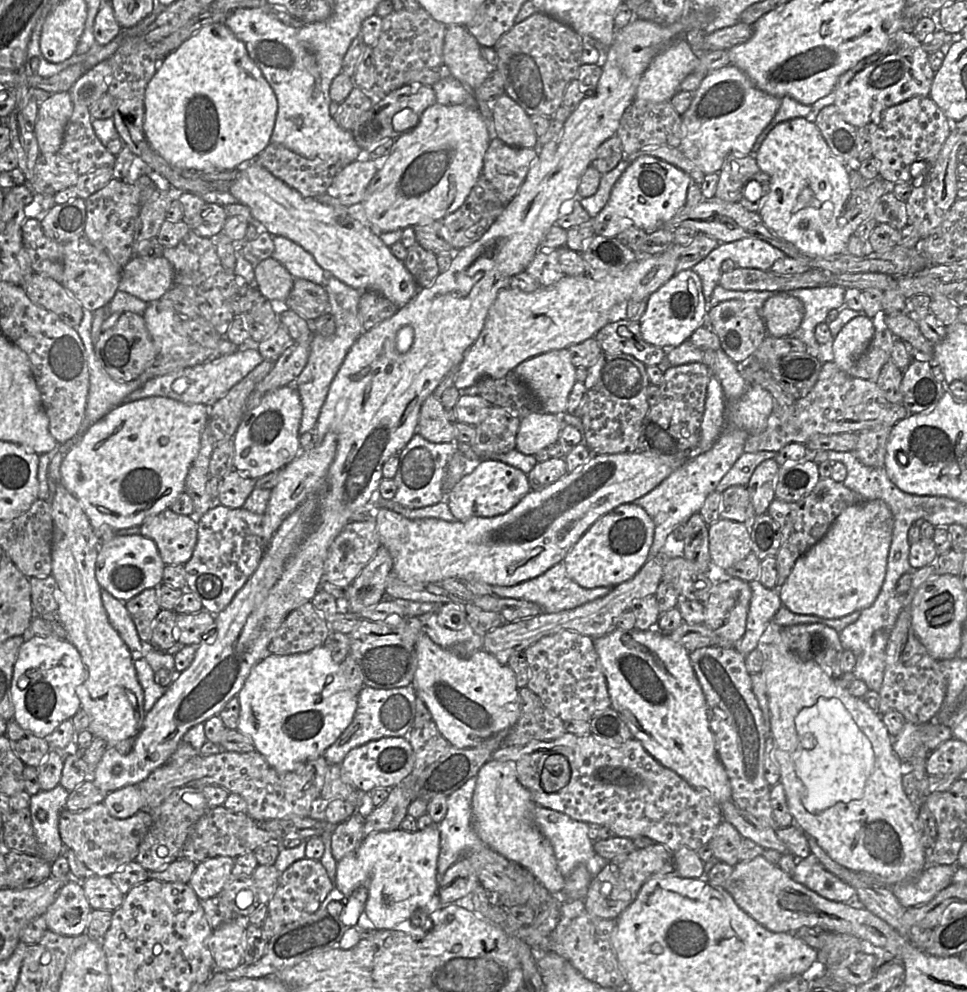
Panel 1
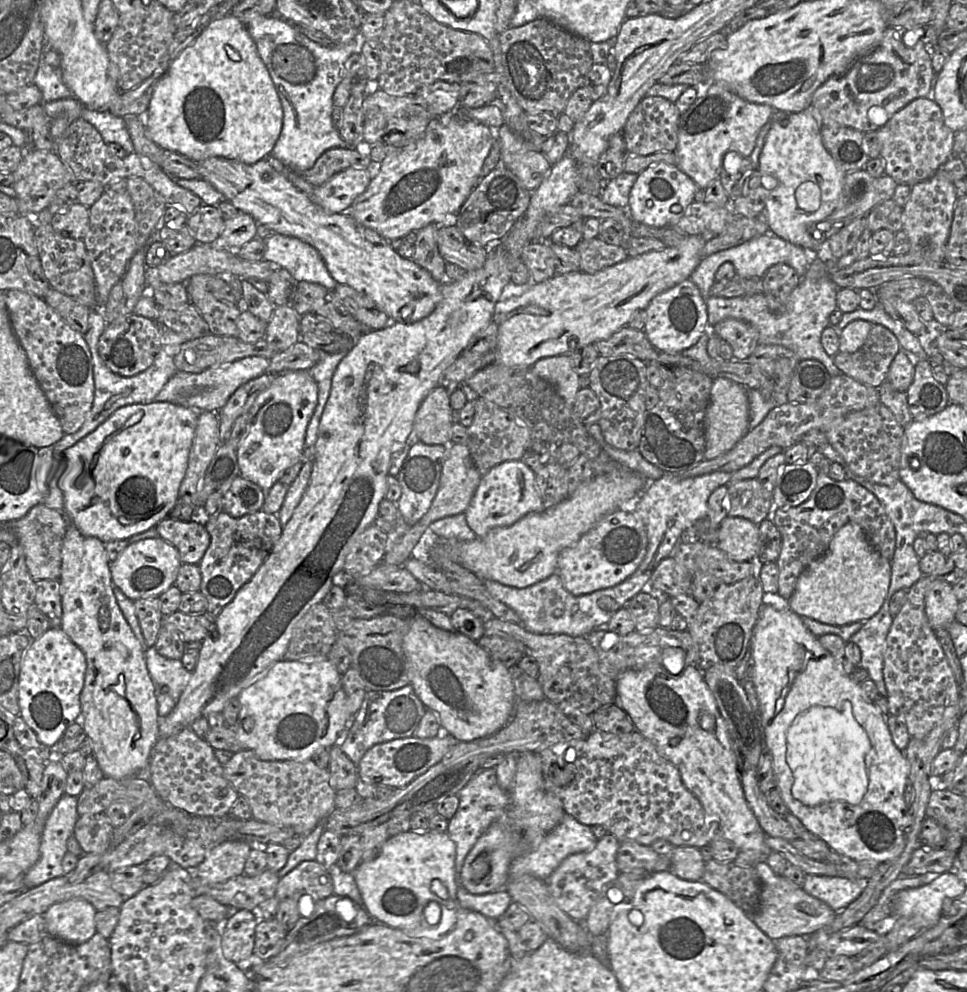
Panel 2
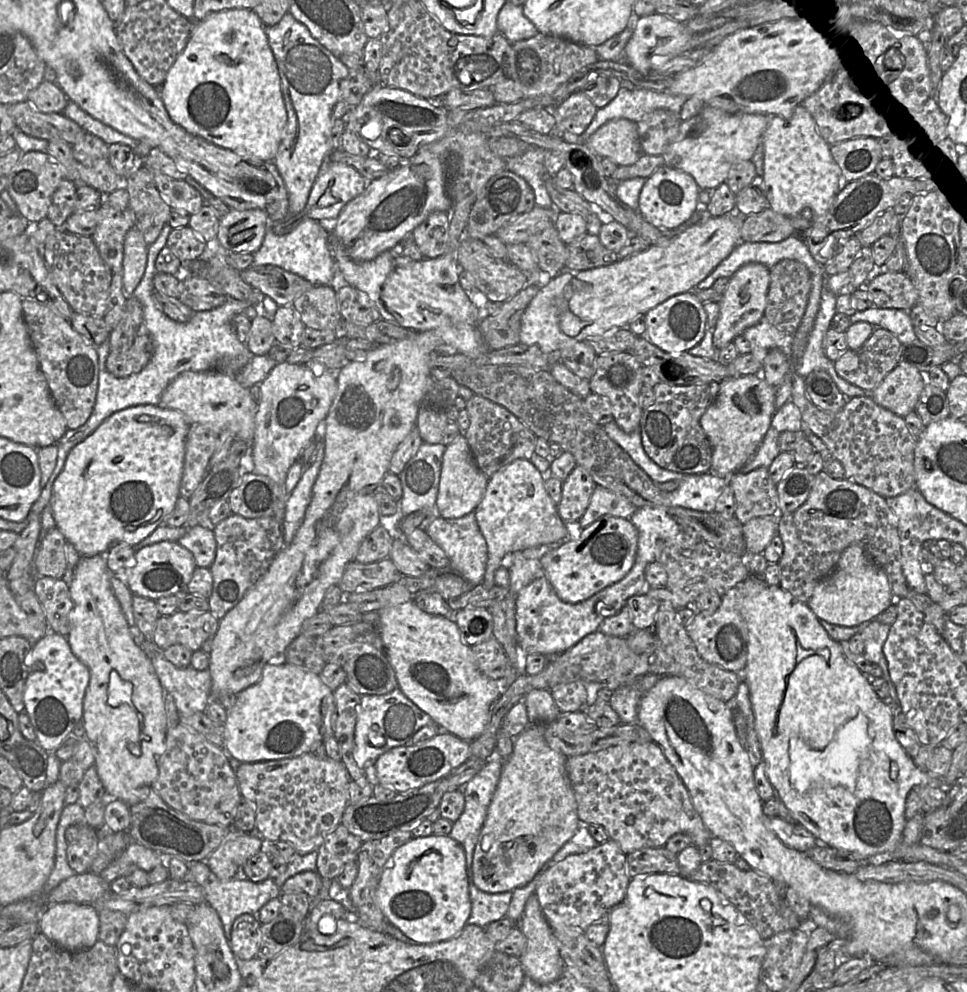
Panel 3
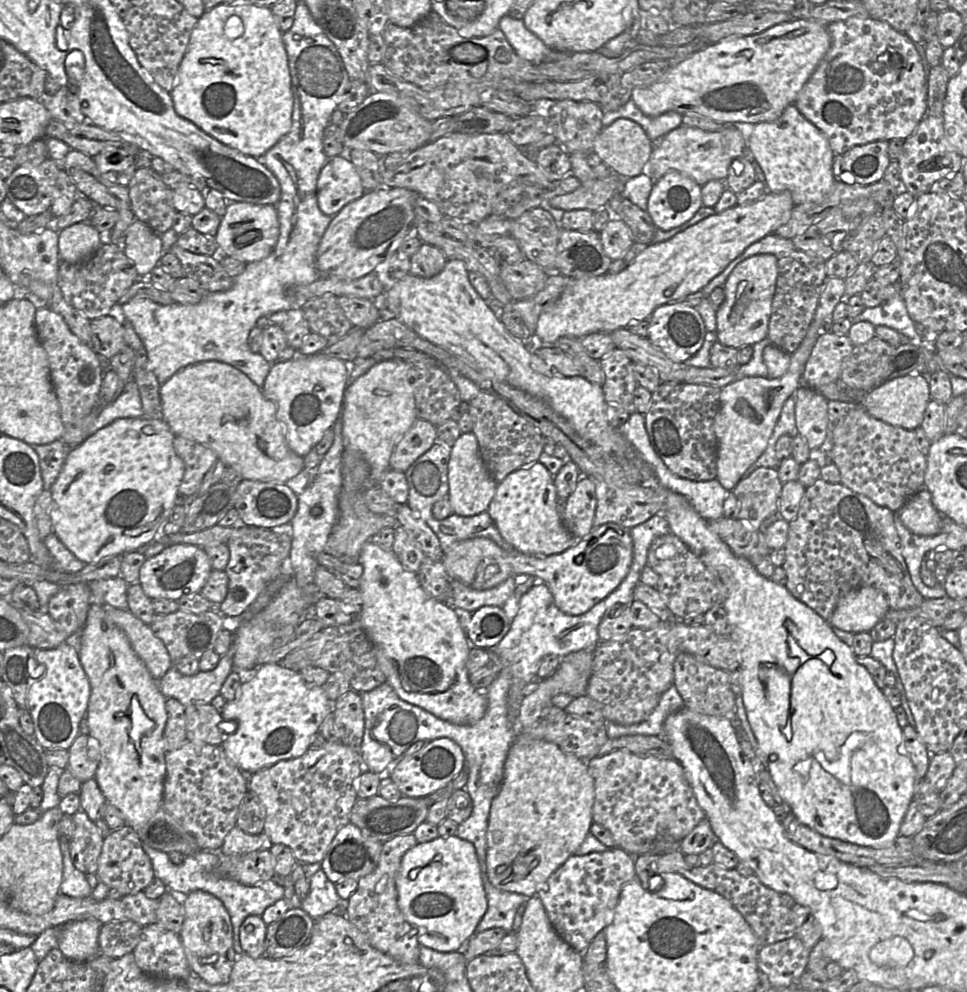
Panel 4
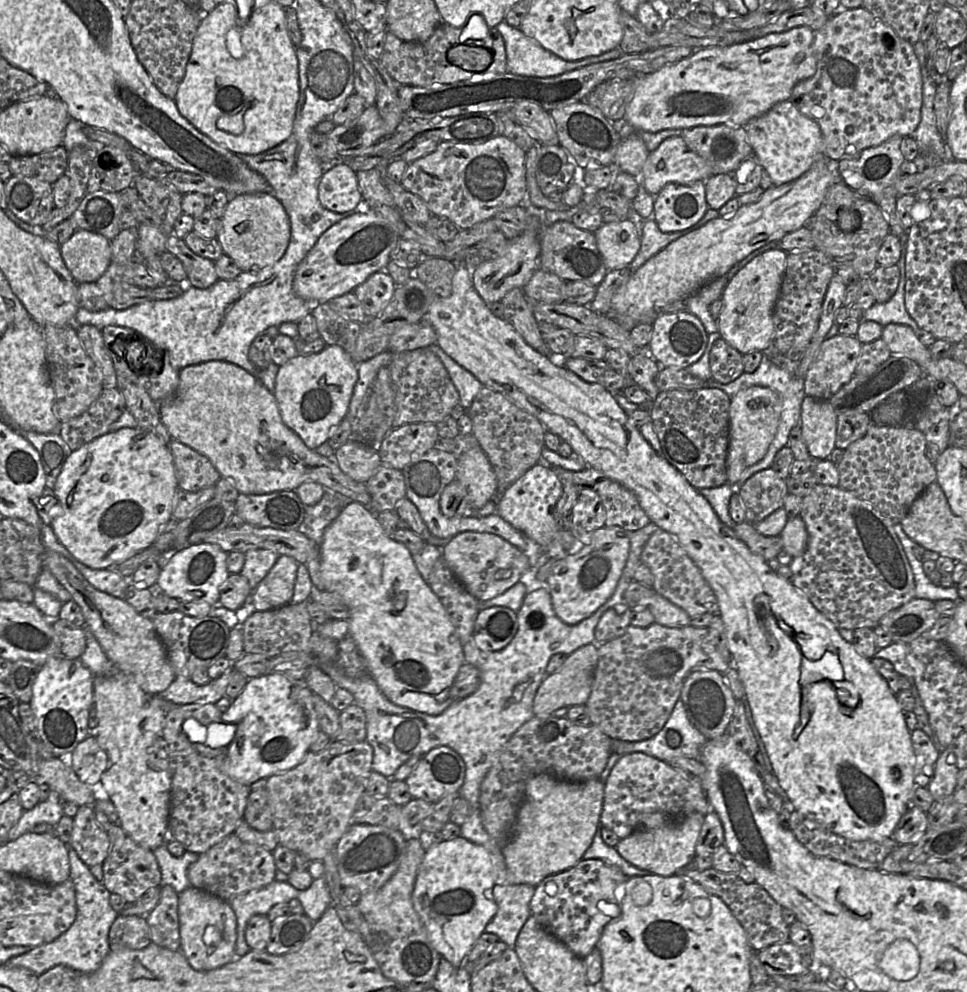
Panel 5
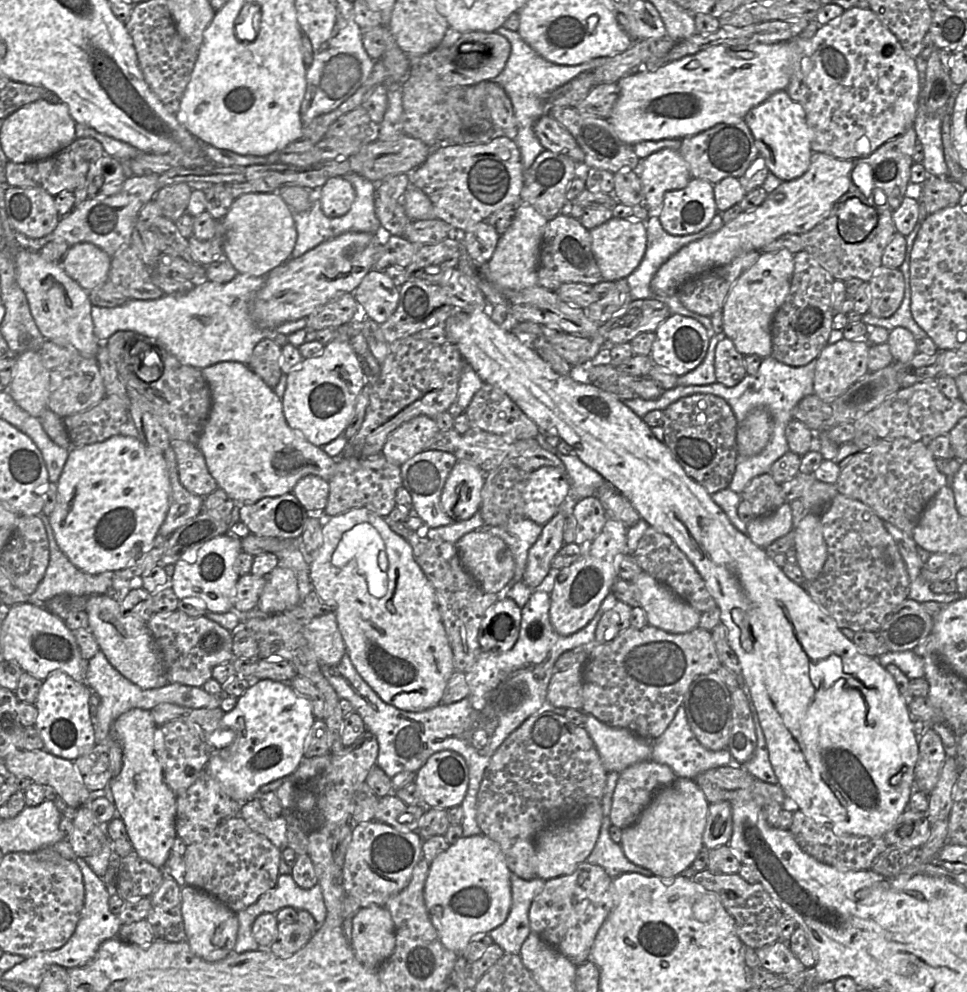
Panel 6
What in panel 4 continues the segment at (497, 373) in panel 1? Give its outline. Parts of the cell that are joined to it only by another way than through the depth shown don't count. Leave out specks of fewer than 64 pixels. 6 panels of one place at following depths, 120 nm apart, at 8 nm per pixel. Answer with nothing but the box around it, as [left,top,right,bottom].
[535,191,794,345]

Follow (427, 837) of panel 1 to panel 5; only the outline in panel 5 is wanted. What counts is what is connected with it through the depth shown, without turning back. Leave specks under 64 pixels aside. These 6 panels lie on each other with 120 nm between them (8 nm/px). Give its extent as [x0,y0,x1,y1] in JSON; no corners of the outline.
[412,836,497,967]

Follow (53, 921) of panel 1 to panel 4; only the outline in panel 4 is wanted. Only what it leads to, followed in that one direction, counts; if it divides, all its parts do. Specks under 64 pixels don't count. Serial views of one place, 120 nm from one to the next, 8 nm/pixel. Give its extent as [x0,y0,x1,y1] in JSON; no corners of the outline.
[58,917,101,961]

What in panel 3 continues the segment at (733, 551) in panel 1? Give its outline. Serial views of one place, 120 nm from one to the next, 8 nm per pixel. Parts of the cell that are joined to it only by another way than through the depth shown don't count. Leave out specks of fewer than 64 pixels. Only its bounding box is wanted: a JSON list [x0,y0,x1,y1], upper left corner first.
[743,515,778,555]

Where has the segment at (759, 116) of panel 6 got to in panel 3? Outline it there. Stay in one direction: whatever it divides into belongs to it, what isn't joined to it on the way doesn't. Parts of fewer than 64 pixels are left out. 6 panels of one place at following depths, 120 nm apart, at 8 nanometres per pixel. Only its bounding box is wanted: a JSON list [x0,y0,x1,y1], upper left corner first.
[763,105,847,224]

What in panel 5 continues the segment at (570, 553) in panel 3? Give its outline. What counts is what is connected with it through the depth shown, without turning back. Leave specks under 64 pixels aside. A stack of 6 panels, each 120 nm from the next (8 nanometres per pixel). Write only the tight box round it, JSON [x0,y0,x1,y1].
[441,526,630,625]

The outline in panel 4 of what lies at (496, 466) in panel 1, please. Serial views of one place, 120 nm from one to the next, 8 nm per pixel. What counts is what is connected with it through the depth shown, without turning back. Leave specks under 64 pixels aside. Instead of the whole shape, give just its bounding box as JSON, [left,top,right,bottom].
[487,462,578,557]

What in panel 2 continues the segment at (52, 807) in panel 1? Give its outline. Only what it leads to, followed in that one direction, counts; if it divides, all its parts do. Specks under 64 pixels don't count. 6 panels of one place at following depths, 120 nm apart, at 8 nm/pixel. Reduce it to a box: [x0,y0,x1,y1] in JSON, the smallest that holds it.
[23,794,78,889]

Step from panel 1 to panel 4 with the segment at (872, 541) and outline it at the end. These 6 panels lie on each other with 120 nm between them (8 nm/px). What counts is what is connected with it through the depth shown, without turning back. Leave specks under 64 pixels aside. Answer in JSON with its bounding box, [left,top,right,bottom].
[828,586,889,632]

